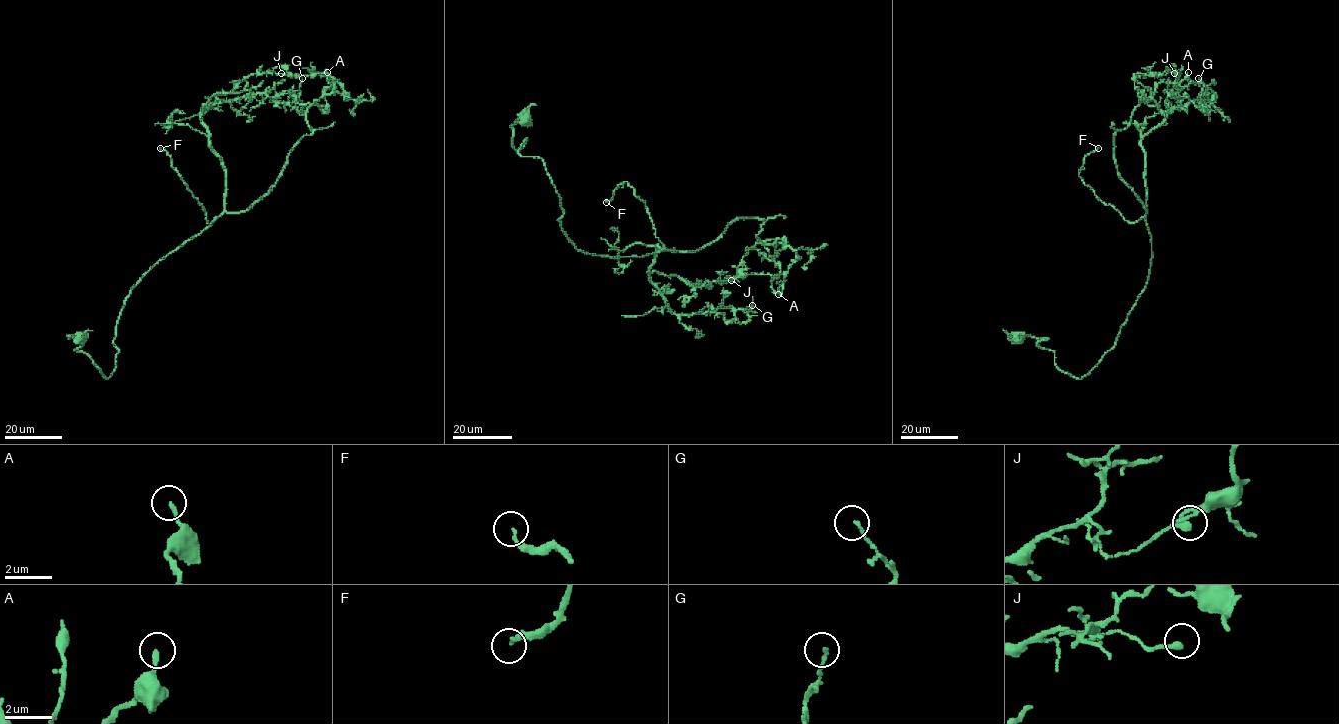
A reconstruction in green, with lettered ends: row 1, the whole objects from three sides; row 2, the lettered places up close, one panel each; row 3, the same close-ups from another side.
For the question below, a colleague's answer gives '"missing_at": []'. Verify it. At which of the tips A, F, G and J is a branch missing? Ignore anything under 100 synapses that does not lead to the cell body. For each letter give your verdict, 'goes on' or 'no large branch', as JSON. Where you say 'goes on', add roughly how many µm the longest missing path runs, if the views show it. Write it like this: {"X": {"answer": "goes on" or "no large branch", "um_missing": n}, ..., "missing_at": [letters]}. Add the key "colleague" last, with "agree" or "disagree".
{"A": {"answer": "no large branch"}, "F": {"answer": "no large branch"}, "G": {"answer": "no large branch"}, "J": {"answer": "no large branch"}, "missing_at": [], "colleague": "agree"}

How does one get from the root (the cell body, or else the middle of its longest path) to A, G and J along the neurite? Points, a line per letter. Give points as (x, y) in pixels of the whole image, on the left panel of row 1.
A: (80, 341), (69, 335), (108, 379), (130, 291), (268, 192), (313, 132), (307, 108), (345, 97), (327, 72)
G: (80, 341), (69, 335), (108, 379), (130, 291), (223, 212), (202, 110), (293, 102), (302, 78)
J: (80, 341), (69, 335), (108, 379), (130, 291), (223, 212), (225, 169), (202, 107), (252, 74), (281, 73)

